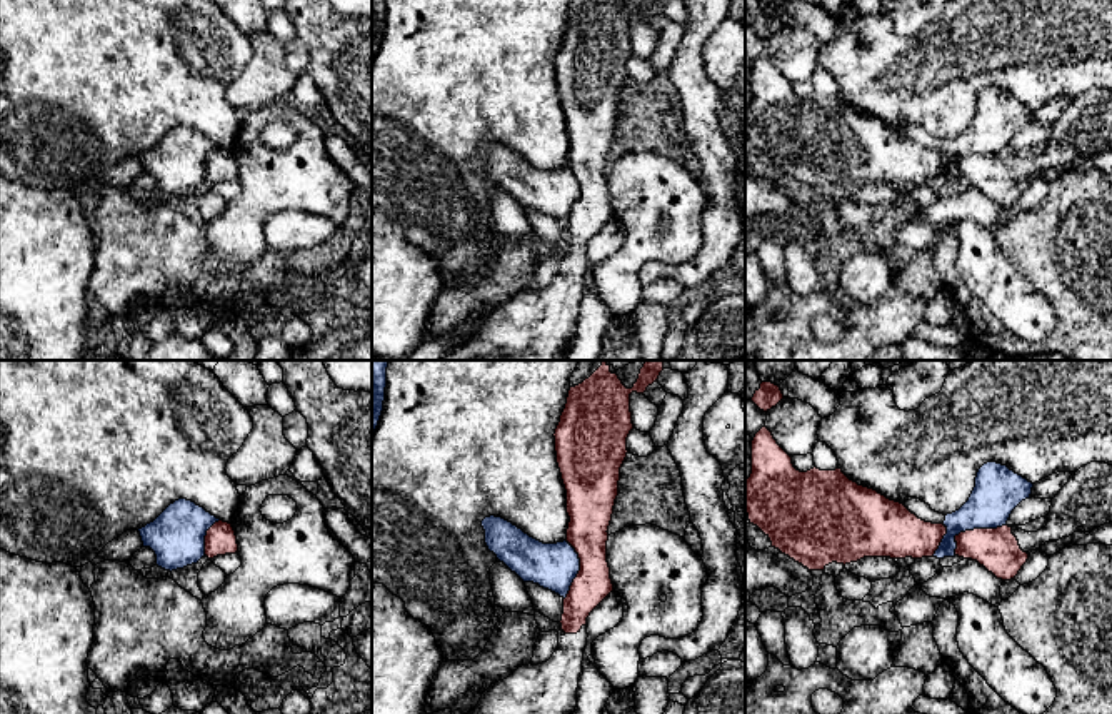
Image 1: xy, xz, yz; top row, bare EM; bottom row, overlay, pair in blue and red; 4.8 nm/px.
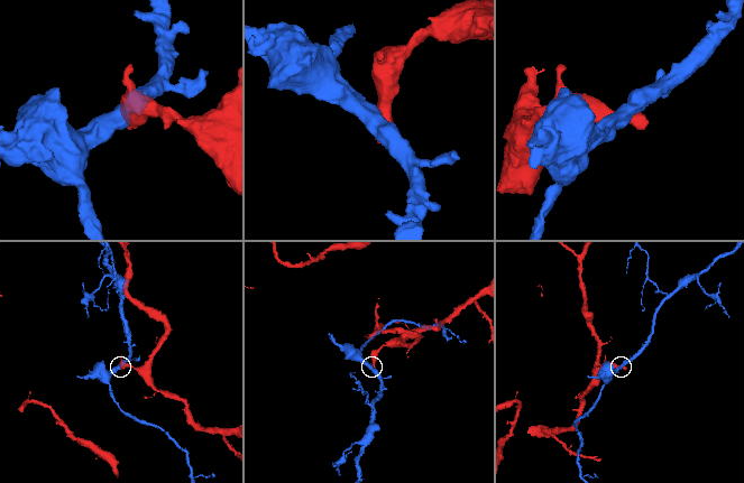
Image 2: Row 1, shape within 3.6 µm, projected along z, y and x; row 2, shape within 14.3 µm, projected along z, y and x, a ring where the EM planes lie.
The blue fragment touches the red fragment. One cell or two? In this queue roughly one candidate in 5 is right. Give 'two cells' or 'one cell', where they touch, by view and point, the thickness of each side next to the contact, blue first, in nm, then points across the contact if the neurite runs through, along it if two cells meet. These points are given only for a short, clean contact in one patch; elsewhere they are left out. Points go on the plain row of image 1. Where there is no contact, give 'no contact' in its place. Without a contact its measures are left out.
two cells; meets blue in yz at (972, 155); 220 nm thick on the blue side, 200 nm on the other; border along yz (1006, 149), (996, 154), (962, 157), (956, 164), (954, 181)

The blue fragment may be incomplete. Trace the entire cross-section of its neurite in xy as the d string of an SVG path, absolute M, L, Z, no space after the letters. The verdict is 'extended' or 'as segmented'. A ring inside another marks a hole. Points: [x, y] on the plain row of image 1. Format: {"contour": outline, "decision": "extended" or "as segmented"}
{"contour": "M178 125L138 158L143 173L155 178L157 192L172 199L205 184L207 157L218 147L195 128Z", "decision": "as segmented"}

